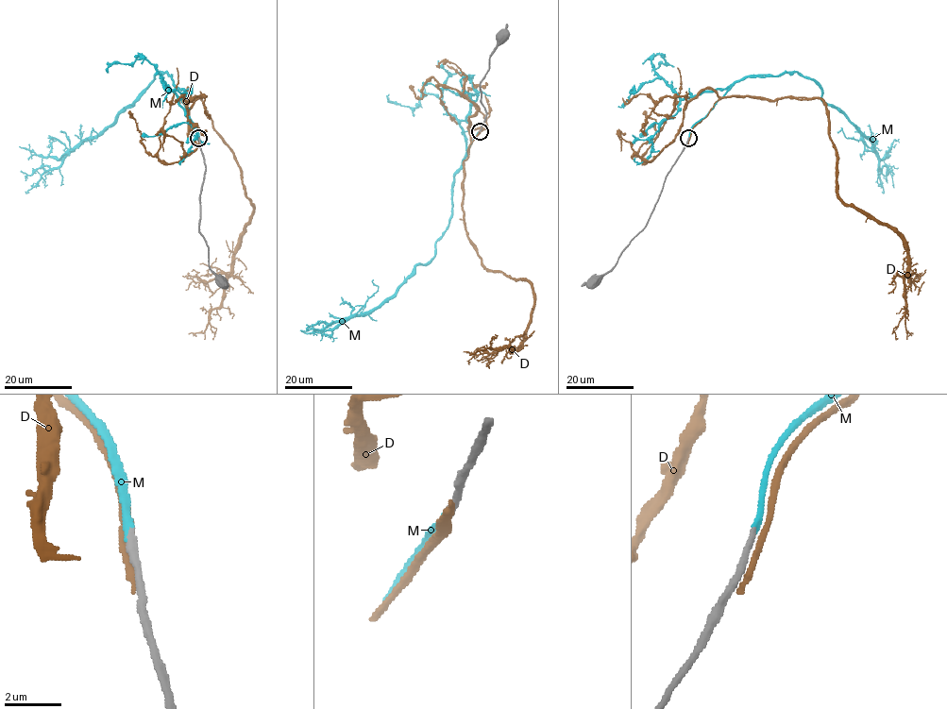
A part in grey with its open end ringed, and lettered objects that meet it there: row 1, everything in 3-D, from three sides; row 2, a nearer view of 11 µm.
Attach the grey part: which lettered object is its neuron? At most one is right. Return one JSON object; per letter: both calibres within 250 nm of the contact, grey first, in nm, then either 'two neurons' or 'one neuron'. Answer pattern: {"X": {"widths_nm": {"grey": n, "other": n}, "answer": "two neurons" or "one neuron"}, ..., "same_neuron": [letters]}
{"D": {"widths_nm": {"grey": 240, "other": 320}, "answer": "two neurons"}, "M": {"widths_nm": {"grey": 280, "other": 200}, "answer": "two neurons"}, "same_neuron": []}

